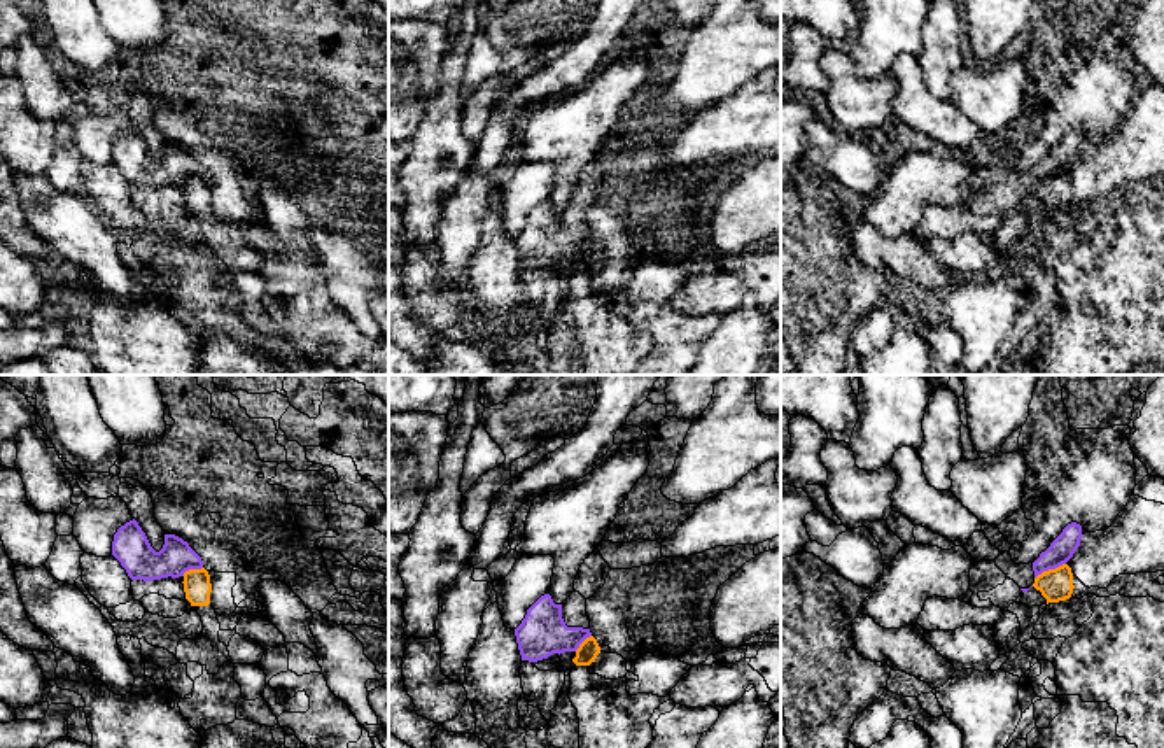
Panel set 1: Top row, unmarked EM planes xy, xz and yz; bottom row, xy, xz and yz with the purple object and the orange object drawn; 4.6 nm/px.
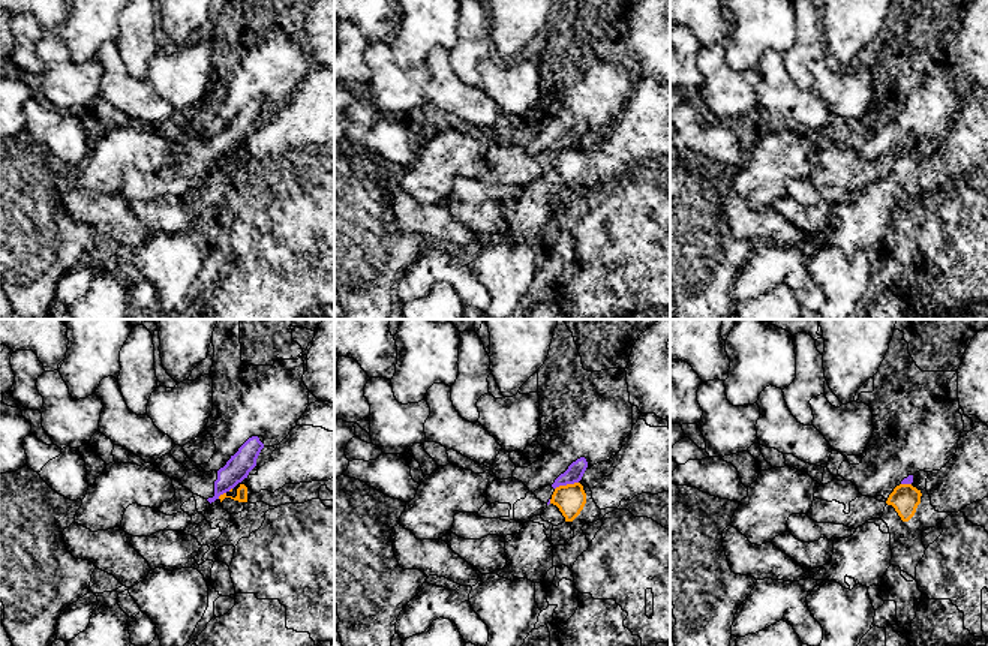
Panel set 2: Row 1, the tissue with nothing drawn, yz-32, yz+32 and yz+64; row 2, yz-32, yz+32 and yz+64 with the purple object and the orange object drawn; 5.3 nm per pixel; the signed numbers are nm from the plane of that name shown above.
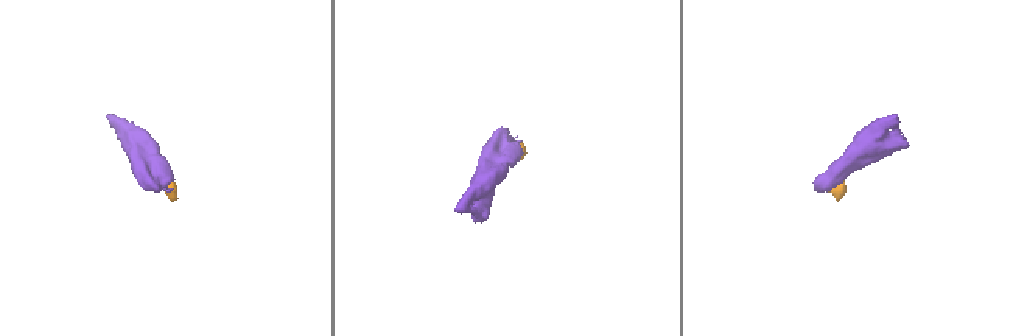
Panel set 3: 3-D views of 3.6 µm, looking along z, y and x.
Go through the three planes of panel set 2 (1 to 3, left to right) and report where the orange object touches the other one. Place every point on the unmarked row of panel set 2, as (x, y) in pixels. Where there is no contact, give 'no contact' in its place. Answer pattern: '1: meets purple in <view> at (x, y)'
1: meets purple in yz-32 at (221, 158)
2: meets purple in yz+32 at (565, 149)
3: meets purple in yz+64 at (906, 147)

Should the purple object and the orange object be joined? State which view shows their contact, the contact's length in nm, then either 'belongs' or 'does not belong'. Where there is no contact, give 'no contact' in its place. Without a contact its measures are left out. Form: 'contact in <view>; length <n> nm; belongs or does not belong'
contact in yz; length 160 nm; does not belong

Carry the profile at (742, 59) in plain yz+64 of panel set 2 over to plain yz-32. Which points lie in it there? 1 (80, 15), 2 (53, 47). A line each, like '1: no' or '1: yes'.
1: yes
2: no

